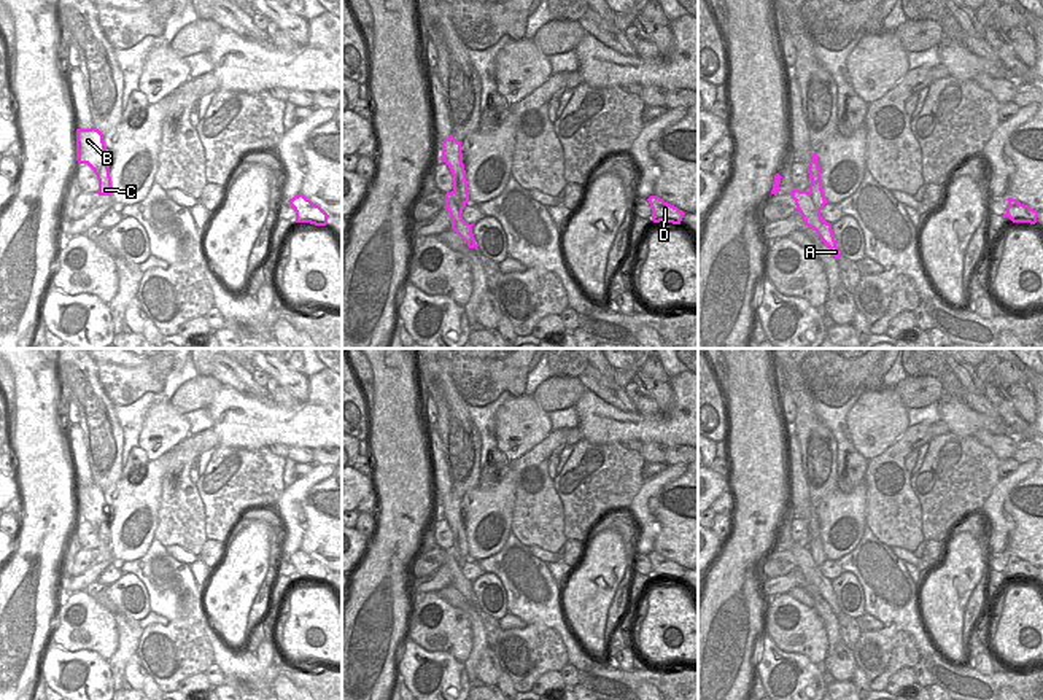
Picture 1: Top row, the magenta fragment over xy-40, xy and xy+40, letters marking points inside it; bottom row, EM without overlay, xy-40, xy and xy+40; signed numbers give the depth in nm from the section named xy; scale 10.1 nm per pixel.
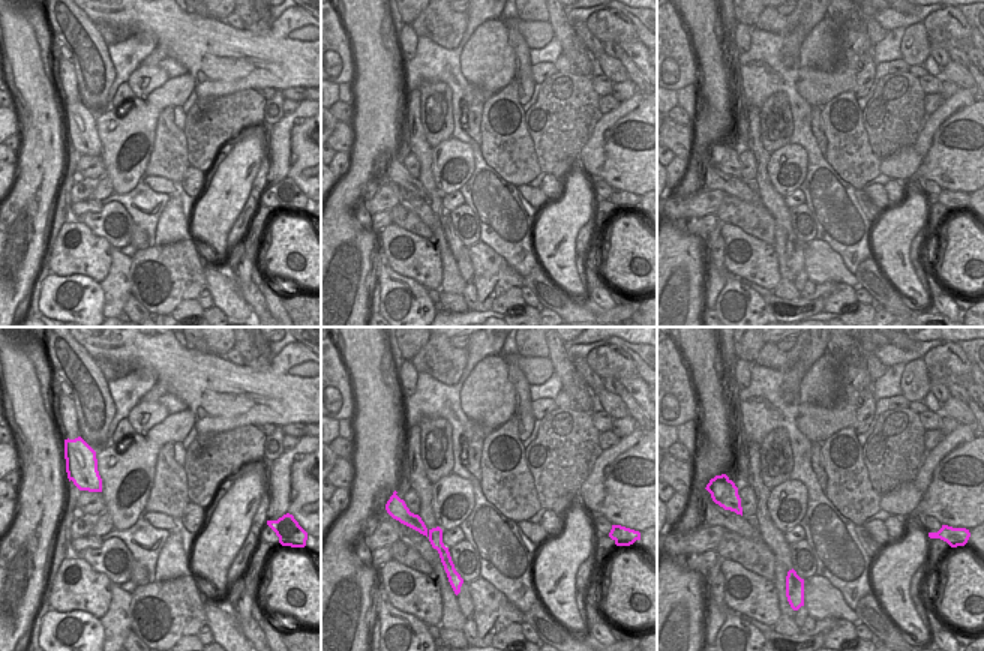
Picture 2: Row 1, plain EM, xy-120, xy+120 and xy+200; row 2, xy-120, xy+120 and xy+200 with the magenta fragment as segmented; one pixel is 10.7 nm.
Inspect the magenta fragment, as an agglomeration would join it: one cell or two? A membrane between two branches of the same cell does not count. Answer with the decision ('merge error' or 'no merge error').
merge error

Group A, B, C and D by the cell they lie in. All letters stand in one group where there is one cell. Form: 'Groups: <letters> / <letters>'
Groups: A D / B C.

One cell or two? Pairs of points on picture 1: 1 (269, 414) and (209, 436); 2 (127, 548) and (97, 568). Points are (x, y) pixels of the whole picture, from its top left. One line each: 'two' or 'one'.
1: two
2: two

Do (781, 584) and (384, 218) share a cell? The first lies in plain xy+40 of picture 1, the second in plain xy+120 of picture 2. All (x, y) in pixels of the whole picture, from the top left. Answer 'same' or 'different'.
same

